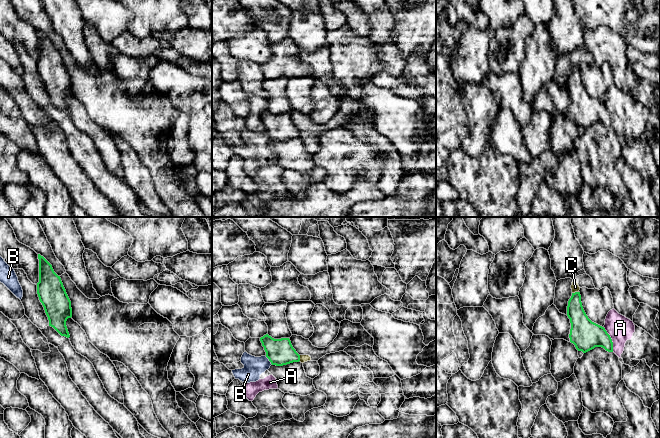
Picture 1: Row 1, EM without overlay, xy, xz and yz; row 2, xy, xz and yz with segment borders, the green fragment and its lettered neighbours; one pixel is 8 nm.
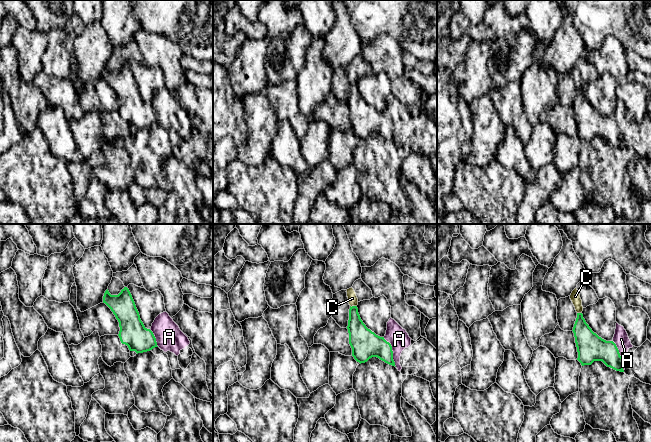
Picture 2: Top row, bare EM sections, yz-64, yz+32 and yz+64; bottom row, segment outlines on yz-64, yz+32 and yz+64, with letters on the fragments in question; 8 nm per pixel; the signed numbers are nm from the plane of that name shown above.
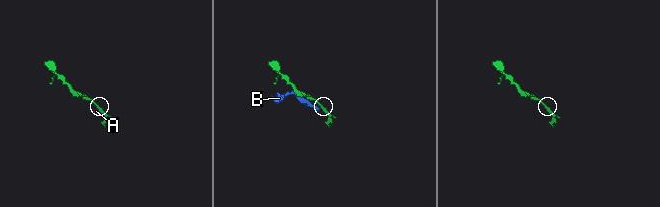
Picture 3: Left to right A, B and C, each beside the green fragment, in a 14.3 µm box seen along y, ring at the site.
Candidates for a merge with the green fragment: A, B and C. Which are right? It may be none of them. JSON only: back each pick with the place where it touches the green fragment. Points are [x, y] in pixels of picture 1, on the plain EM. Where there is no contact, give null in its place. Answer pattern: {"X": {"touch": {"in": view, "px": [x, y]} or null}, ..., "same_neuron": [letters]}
{"same_neuron": []}

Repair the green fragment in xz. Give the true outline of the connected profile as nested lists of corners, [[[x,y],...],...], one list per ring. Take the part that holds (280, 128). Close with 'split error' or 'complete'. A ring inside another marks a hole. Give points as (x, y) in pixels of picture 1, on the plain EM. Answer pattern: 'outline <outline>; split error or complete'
outline [[[266,110],[260,117],[272,141],[283,142],[300,137],[300,131],[293,124],[289,114],[274,115]]]; complete

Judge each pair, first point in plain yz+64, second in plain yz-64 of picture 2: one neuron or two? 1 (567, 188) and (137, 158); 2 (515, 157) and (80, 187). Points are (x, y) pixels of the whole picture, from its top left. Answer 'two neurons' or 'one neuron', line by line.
1: two neurons
2: two neurons

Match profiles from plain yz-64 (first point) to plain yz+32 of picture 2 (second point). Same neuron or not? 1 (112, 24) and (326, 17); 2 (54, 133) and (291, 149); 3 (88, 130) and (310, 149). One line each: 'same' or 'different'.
1: different
2: same
3: same

